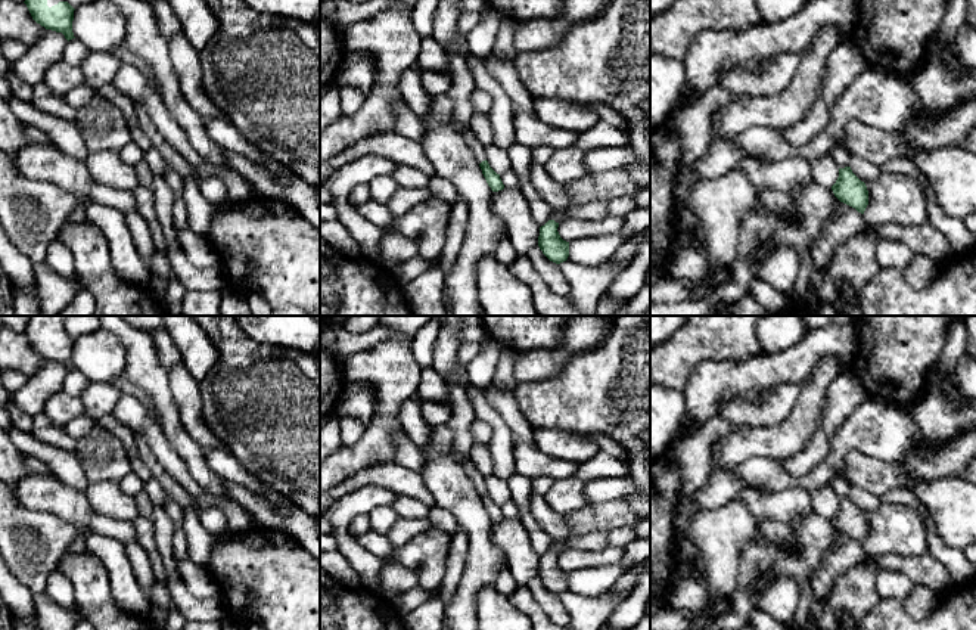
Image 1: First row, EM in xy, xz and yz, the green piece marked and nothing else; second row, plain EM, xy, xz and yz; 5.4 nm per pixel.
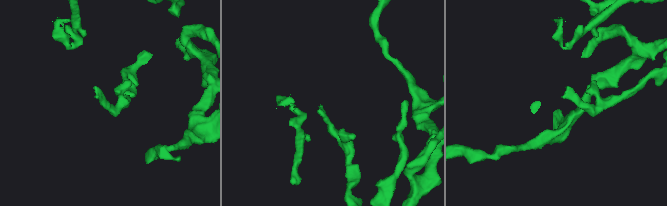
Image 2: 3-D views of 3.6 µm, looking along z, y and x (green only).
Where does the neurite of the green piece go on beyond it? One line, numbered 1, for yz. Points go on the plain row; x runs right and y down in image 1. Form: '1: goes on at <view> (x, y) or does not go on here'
1: does not go on here

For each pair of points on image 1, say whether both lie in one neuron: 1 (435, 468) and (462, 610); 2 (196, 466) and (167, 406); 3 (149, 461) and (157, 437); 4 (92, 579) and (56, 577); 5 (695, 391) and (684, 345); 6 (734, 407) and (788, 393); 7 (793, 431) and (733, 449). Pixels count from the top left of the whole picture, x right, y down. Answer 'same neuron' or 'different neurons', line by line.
1: same neuron
2: same neuron
3: different neurons
4: different neurons
5: different neurons
6: same neuron
7: same neuron

